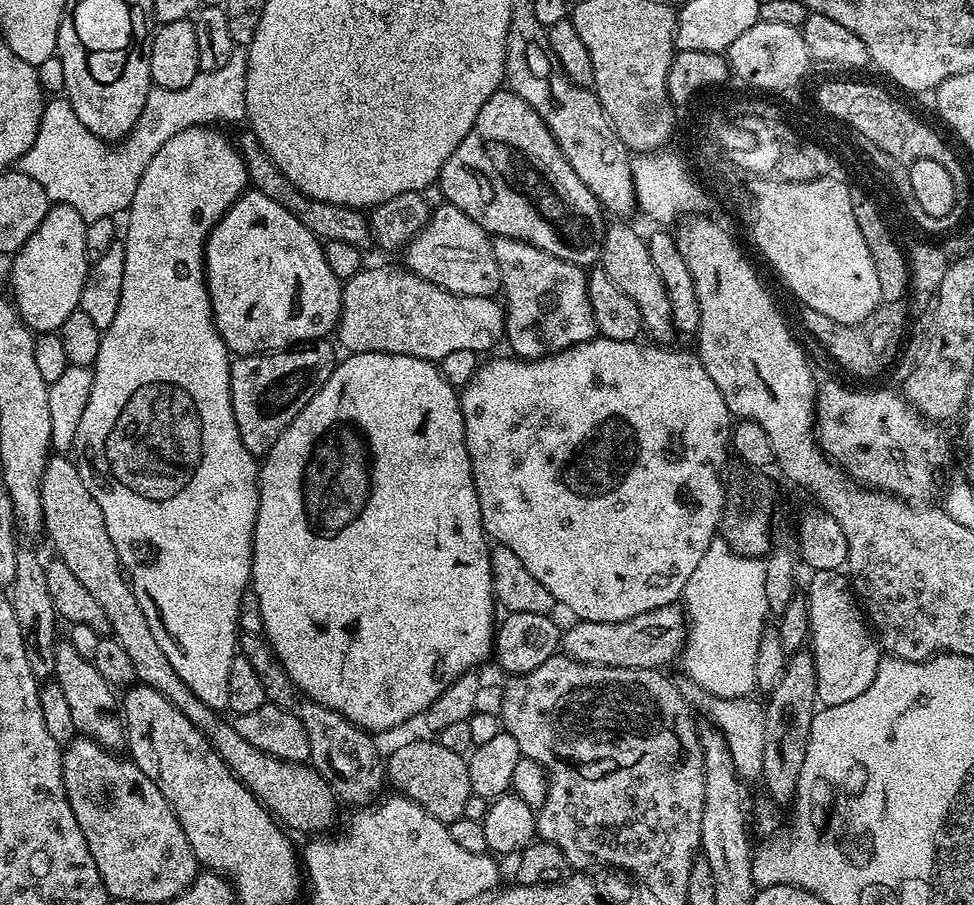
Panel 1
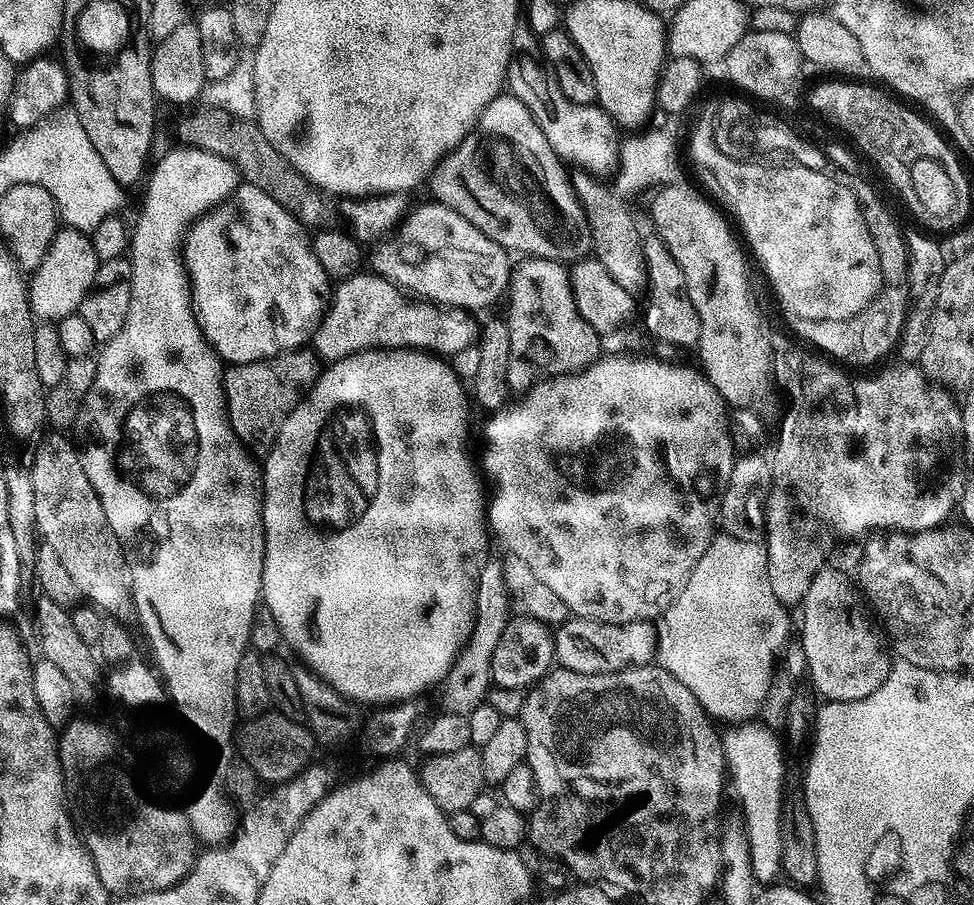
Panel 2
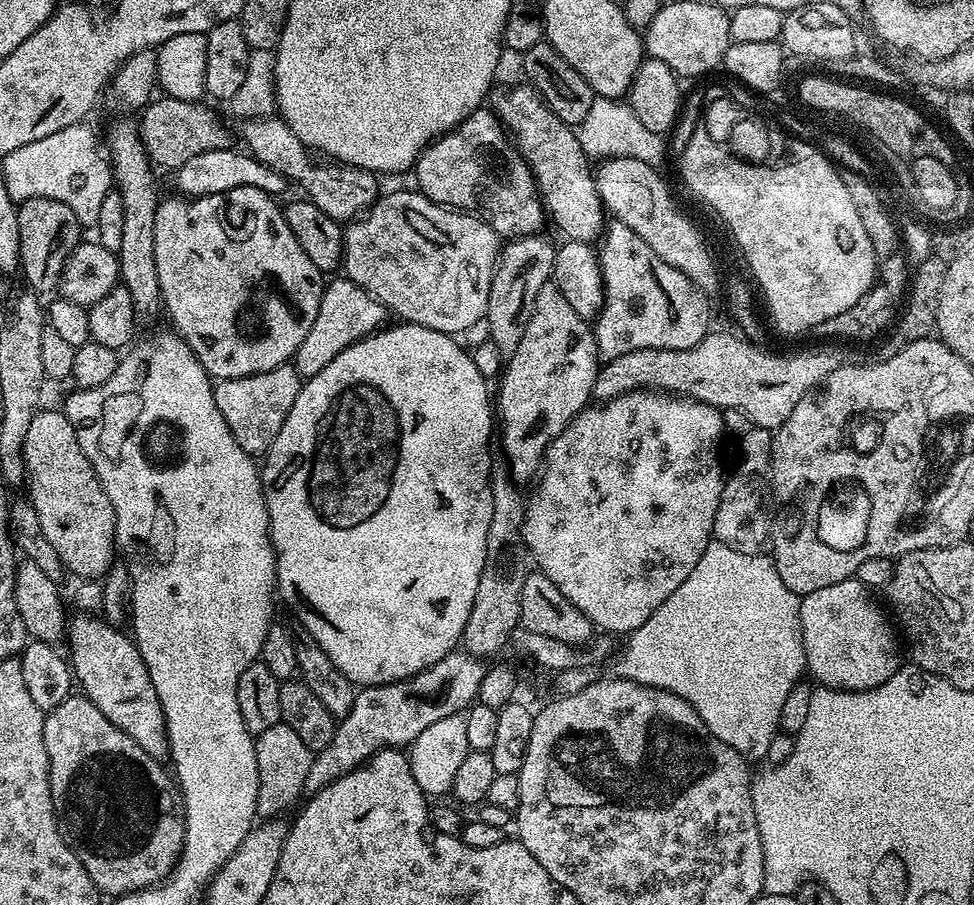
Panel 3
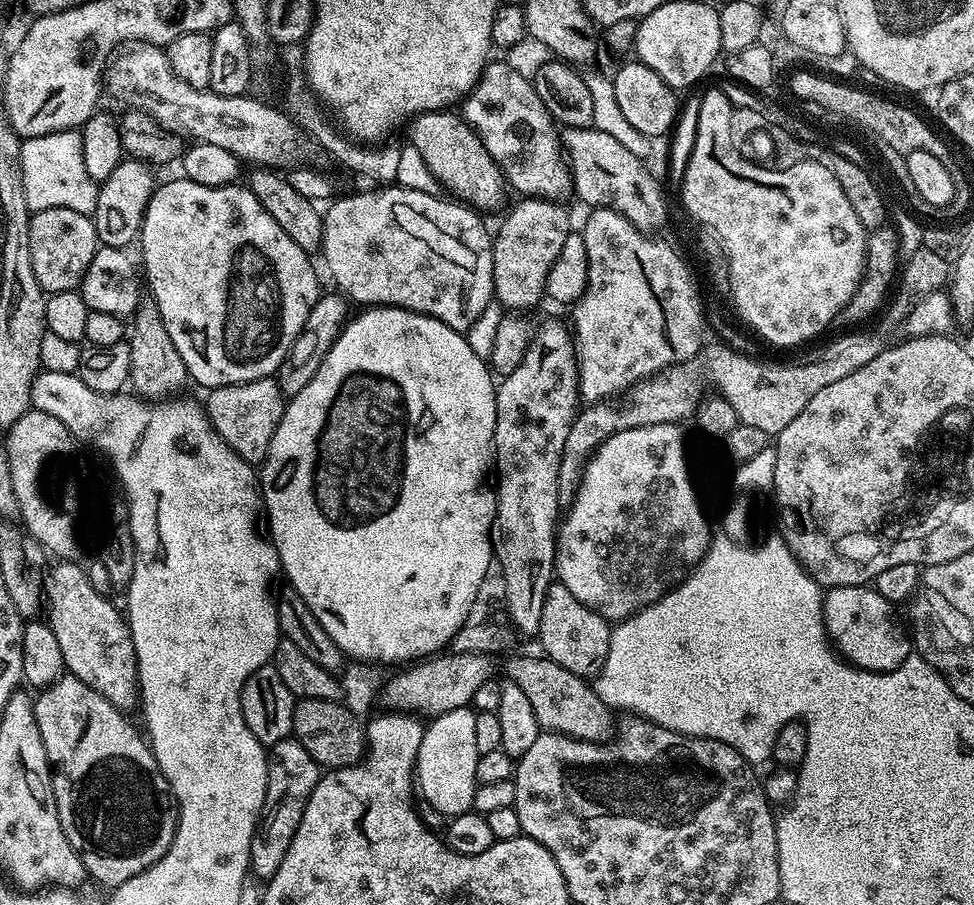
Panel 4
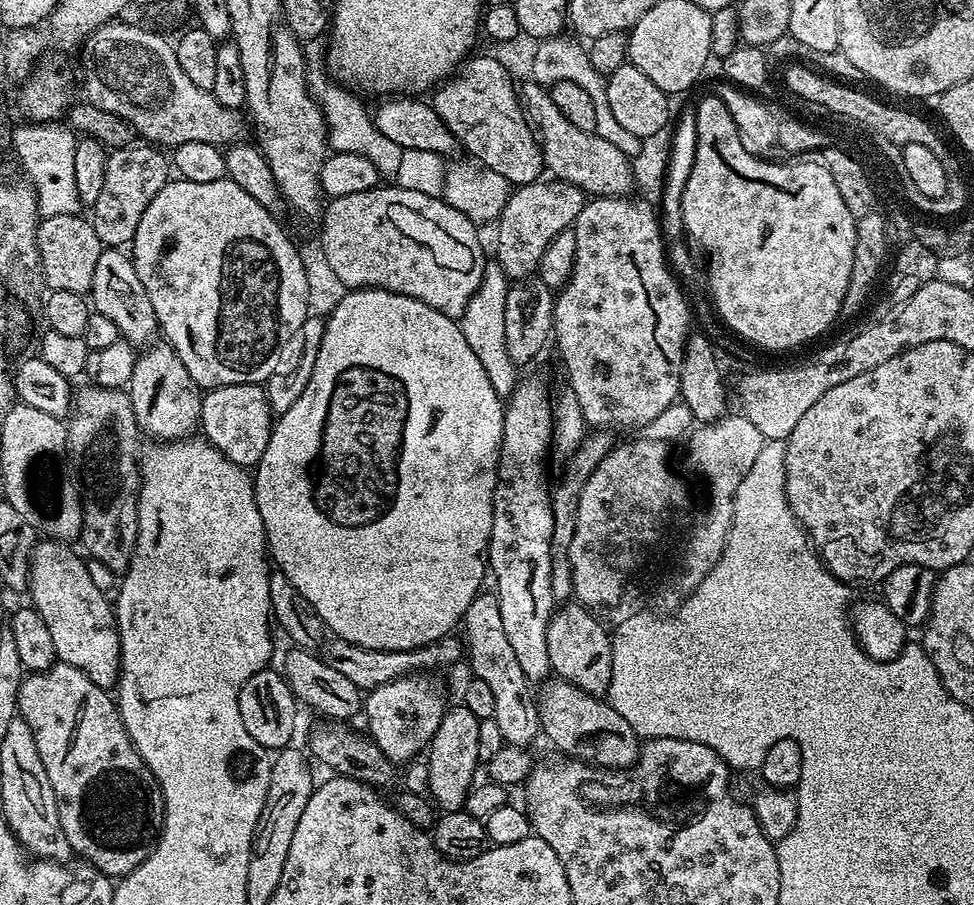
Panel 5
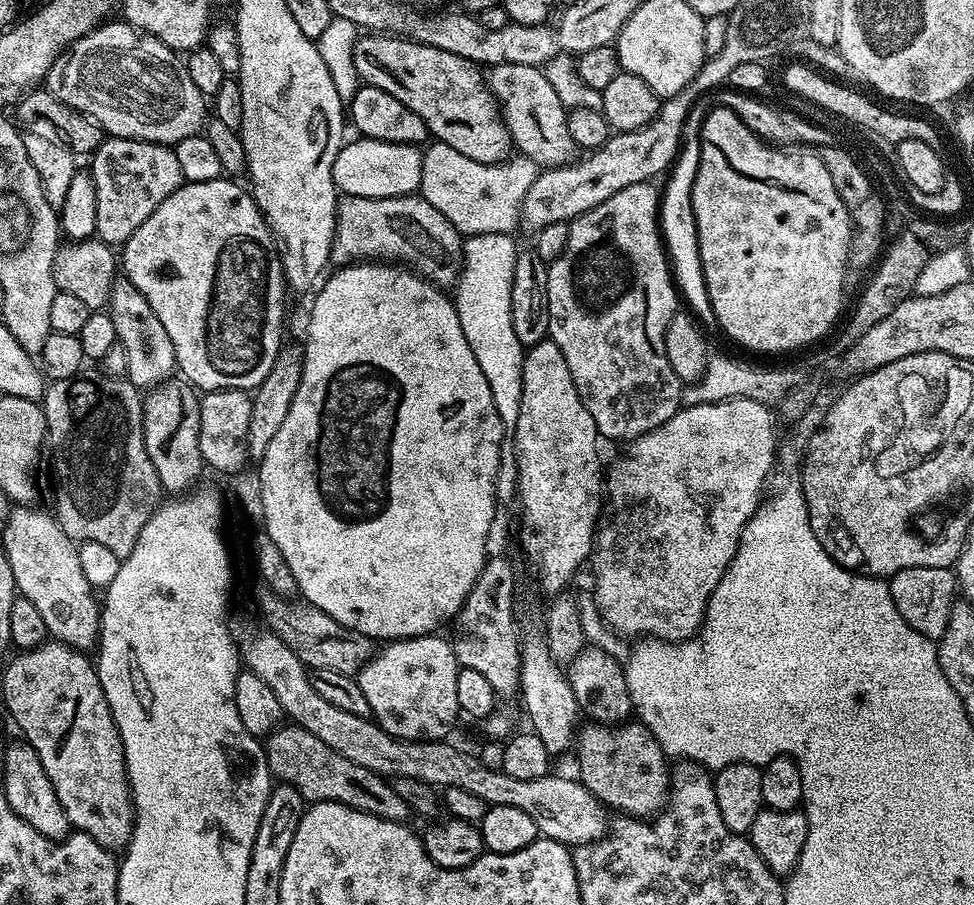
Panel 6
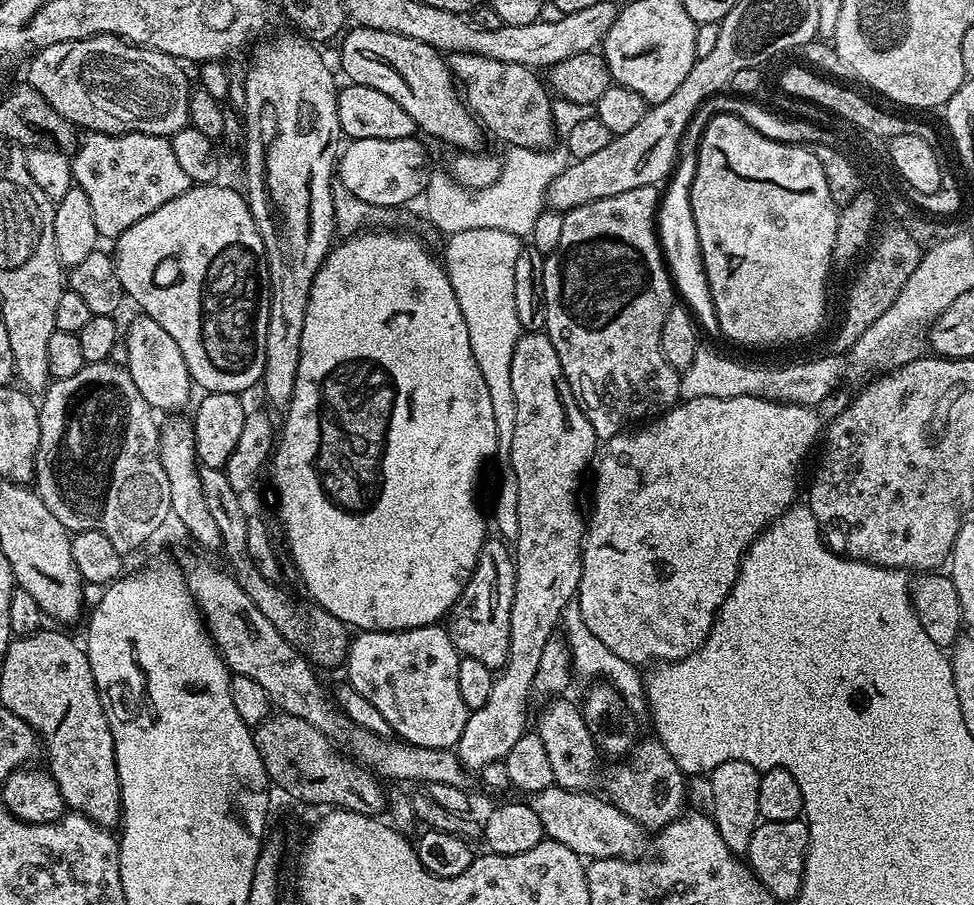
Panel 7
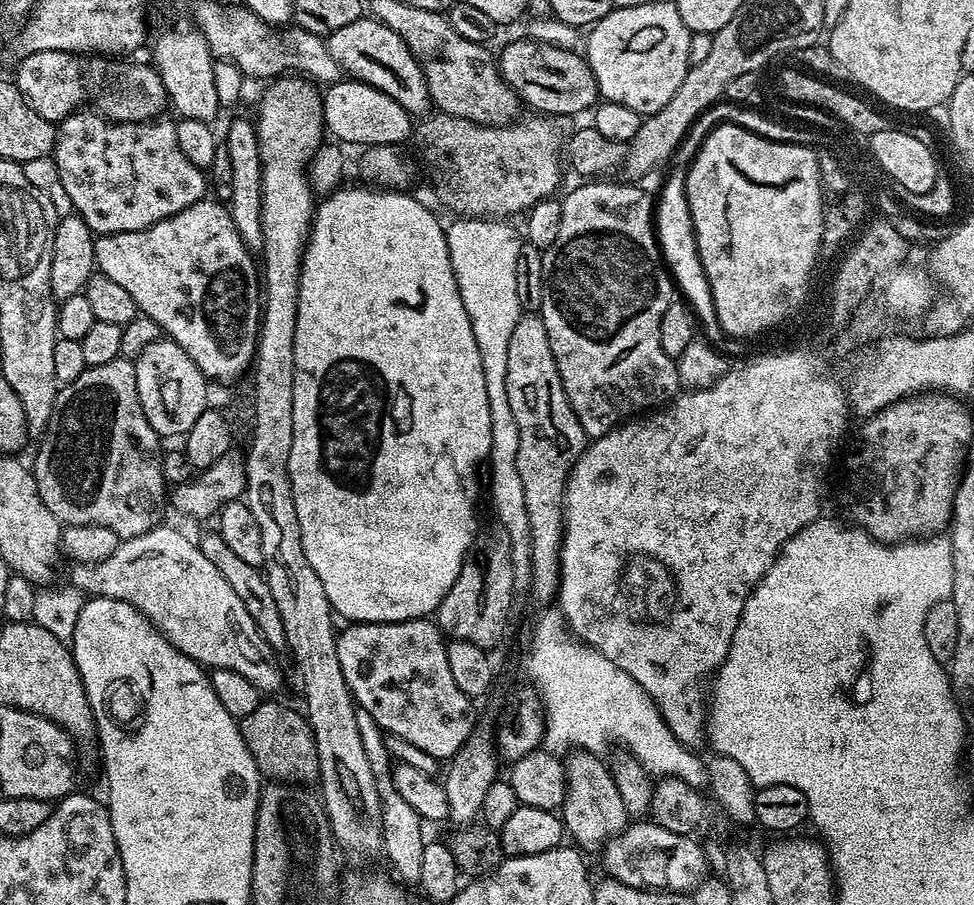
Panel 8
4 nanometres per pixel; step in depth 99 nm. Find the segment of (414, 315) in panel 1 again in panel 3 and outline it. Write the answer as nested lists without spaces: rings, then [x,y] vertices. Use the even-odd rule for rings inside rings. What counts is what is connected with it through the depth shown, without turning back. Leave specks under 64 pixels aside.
[[[329,279],[325,283],[318,314],[314,318],[314,326],[306,330],[306,338],[302,338],[302,346],[298,346],[296,351],[294,367],[301,378],[318,374],[318,370],[326,370],[326,366],[330,366],[330,362],[334,362],[334,358],[342,354],[342,350],[385,327],[384,305],[379,304],[371,294],[362,290],[362,286],[358,286],[352,280],[339,279]]]

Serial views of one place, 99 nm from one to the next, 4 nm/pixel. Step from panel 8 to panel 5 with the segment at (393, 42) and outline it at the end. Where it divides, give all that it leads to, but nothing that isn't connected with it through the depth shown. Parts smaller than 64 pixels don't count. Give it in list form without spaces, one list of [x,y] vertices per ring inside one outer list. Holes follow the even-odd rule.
[[[475,56],[464,61],[455,78],[431,93],[433,110],[456,135],[457,145],[474,159],[481,160],[480,164],[487,171],[500,174],[512,186],[539,181],[540,172],[545,171],[544,159],[536,133],[520,107],[517,85],[512,85],[512,76],[502,61],[492,56]]]

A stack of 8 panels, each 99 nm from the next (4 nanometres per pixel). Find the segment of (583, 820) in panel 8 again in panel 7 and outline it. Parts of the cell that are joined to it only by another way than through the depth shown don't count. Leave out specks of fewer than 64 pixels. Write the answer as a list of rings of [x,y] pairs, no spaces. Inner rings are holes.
[[[556,698],[548,702],[540,721],[537,724],[535,721],[534,730],[542,738],[542,746],[546,746],[555,787],[568,788],[571,792],[587,792],[595,789],[598,740],[597,737],[592,737],[592,732],[588,729],[589,721],[583,711],[566,699],[568,698]]]

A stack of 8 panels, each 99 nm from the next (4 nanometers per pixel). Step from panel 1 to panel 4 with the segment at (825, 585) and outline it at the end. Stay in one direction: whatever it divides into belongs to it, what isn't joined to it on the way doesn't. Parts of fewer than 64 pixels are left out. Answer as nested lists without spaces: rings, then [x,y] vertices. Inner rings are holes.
[[[841,584],[839,588],[829,588],[823,593],[824,631],[831,647],[854,668],[864,668],[867,672],[892,672],[910,655],[910,636],[896,621],[893,601],[882,598],[875,587],[858,584]]]

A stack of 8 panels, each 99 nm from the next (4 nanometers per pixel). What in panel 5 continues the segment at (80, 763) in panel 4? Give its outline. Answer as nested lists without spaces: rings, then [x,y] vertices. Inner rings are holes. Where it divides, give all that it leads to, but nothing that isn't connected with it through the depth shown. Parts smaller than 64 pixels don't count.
[[[57,662],[44,672],[33,672],[25,675],[18,690],[16,706],[19,719],[24,720],[26,726],[30,726],[30,734],[34,734],[34,746],[38,746],[38,758],[42,758],[42,766],[46,766],[46,778],[54,790],[54,798],[58,806],[58,818],[62,822],[66,842],[70,842],[73,853],[77,857],[83,858],[87,863],[93,864],[102,874],[113,878],[129,876],[152,853],[156,838],[164,826],[164,795],[160,792],[160,784],[154,778],[154,774],[146,766],[146,762],[138,754],[138,750],[132,745],[132,739],[122,722],[120,709],[116,707],[115,699],[105,689],[94,686],[94,682],[90,682],[90,678],[86,678],[86,674],[82,670],[69,664]]]

